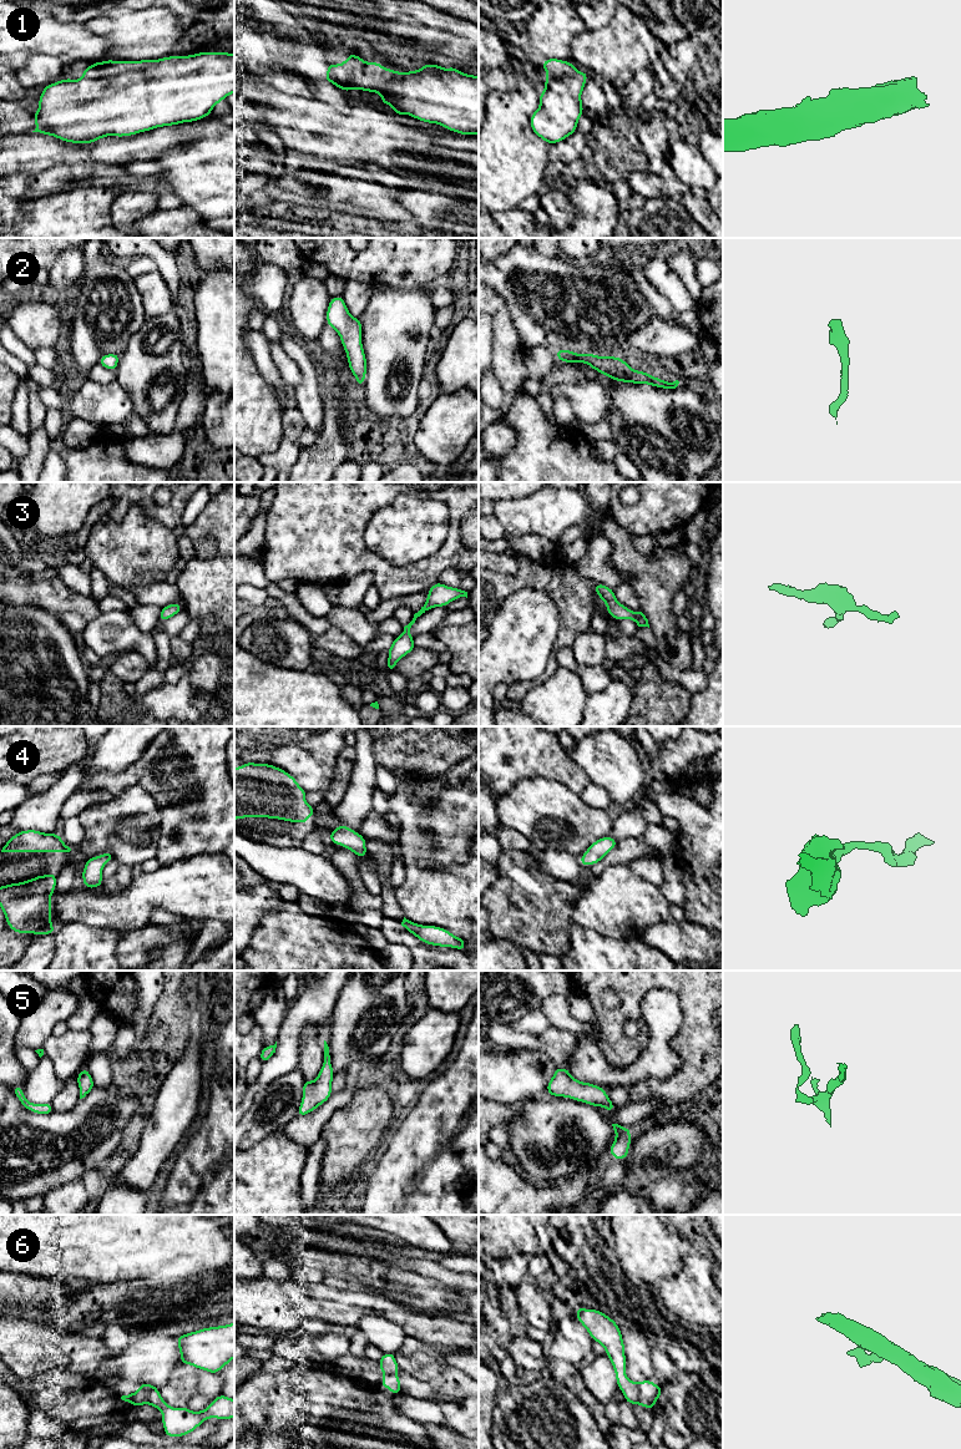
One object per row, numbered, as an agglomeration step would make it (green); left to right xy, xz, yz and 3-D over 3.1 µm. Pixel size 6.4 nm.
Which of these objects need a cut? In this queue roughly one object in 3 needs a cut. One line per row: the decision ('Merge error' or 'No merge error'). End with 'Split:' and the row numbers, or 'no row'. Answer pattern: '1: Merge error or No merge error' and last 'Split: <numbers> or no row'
1: Merge error
2: No merge error
3: No merge error
4: No merge error
5: No merge error
6: Merge error
Split: 1, 6

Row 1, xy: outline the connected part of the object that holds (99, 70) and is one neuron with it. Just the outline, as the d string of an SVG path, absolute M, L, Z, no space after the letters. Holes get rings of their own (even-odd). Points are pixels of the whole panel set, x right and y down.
M106 60L91 64L86 70L82 71L82 77L95 80L112 76L115 74L115 66L117 64L118 60Z

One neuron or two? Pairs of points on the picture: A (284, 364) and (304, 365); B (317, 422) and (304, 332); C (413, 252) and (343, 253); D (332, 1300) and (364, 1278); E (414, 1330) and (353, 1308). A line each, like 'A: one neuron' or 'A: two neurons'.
A: two neurons
B: two neurons
C: one neuron
D: two neurons
E: one neuron

